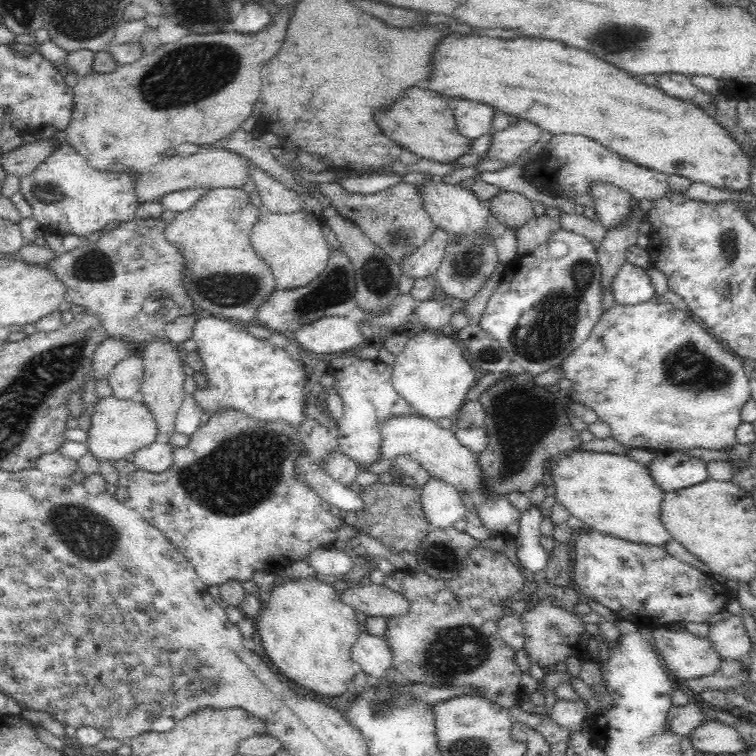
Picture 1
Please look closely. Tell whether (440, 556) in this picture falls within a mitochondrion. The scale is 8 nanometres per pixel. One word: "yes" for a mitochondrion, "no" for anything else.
yes

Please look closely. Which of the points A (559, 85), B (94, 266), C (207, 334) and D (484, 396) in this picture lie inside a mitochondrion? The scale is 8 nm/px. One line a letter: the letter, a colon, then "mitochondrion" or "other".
A: other
B: mitochondrion
C: other
D: other

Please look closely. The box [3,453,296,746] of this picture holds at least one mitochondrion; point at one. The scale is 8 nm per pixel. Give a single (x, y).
(87, 534)

